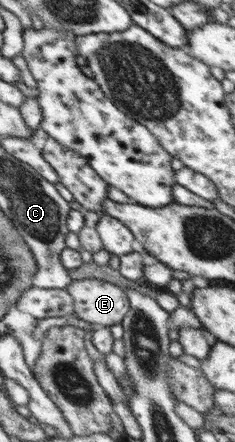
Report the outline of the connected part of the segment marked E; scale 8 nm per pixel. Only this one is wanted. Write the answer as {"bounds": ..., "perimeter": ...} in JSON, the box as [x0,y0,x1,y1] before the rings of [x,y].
{"bounds":[66,280,130,327],"perimeter":[[[75,280],[66,288],[73,298],[74,316],[96,327],[121,324],[130,309],[125,289],[98,280]]]}

